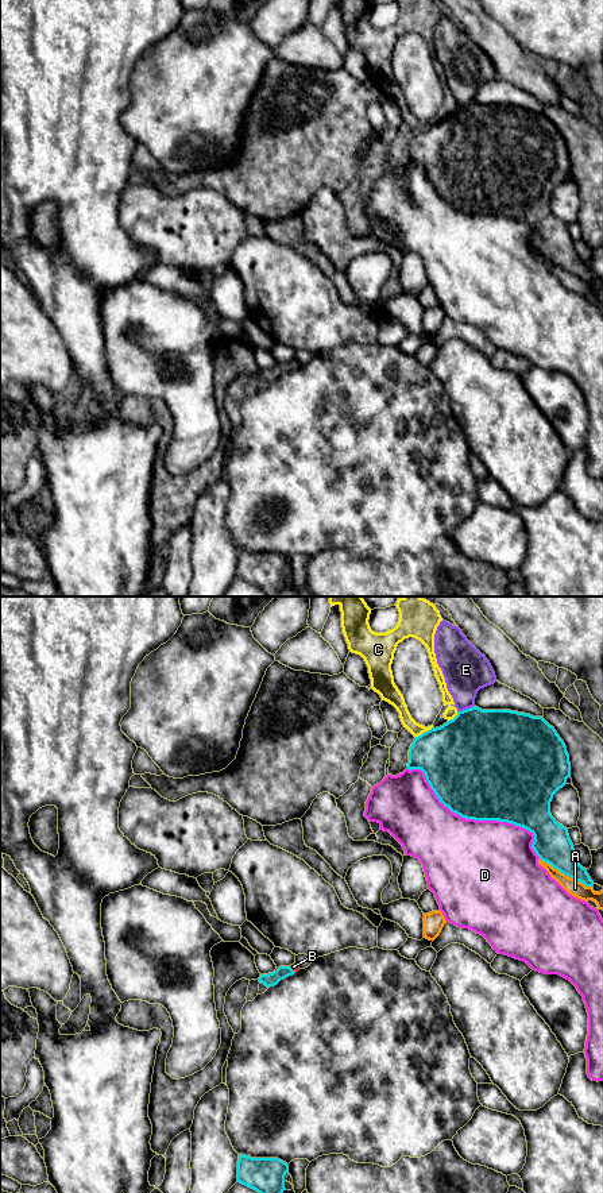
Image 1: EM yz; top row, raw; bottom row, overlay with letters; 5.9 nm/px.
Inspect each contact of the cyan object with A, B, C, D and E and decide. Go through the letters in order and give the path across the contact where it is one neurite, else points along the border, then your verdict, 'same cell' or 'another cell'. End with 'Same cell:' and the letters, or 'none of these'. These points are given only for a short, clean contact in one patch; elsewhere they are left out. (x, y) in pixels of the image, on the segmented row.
A: another cell
B: way yz (282, 972), (292, 969), (293, 966); same cell
C: another cell
D: another cell
E: same cell
Same cell: B, E

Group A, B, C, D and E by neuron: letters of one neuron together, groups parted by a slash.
A / B E / C / D

